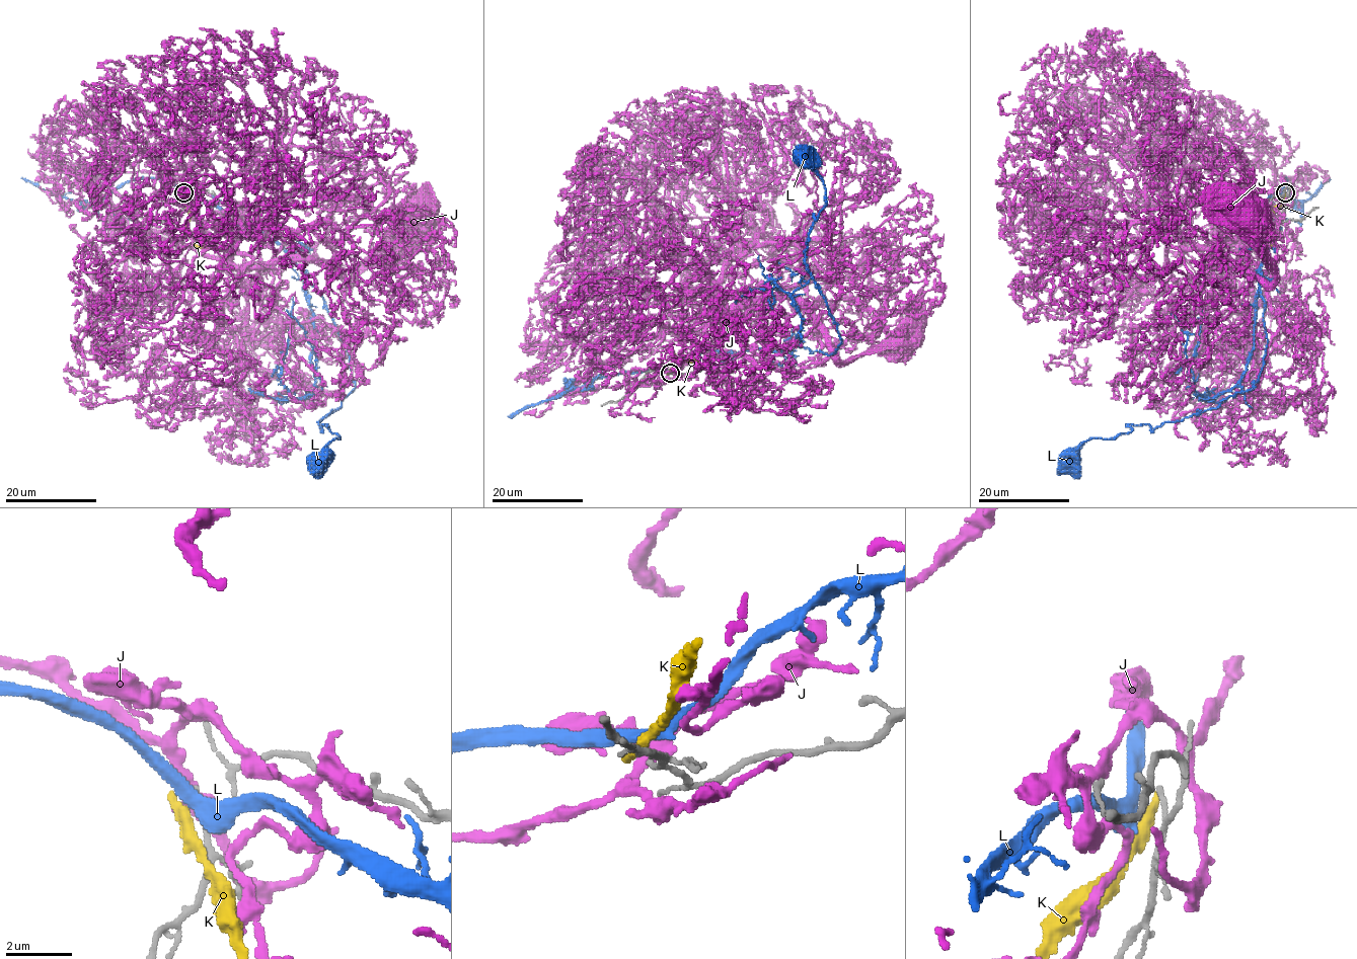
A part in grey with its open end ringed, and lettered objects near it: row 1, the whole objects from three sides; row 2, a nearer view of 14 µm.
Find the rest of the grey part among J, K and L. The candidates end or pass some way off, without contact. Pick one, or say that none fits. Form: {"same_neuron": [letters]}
{"same_neuron": []}

